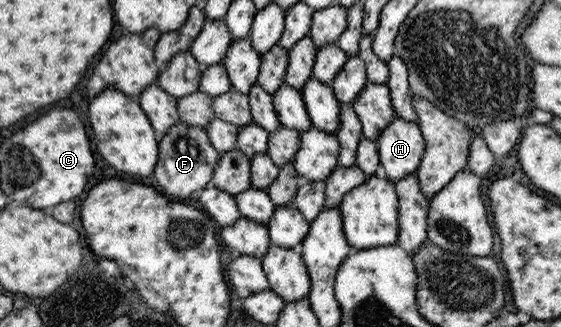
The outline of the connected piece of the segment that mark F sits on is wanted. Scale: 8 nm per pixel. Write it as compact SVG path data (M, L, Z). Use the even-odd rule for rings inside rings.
M179 121L158 142L158 159L152 171L153 183L157 183L157 187L161 187L168 197L183 200L191 193L208 187L219 155L209 144L203 129Z

